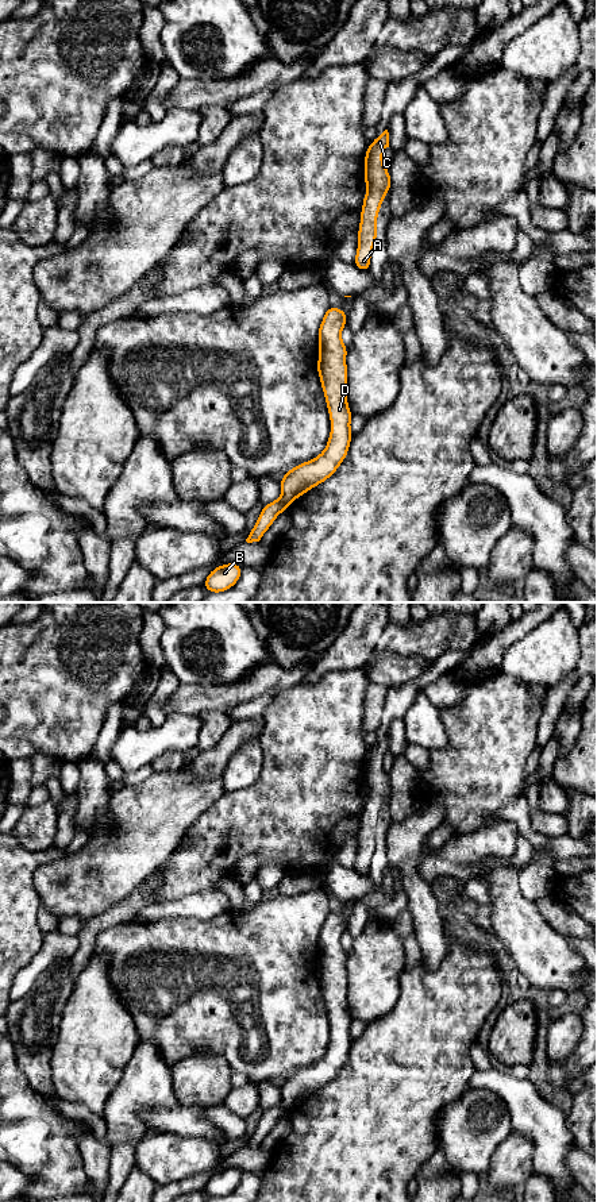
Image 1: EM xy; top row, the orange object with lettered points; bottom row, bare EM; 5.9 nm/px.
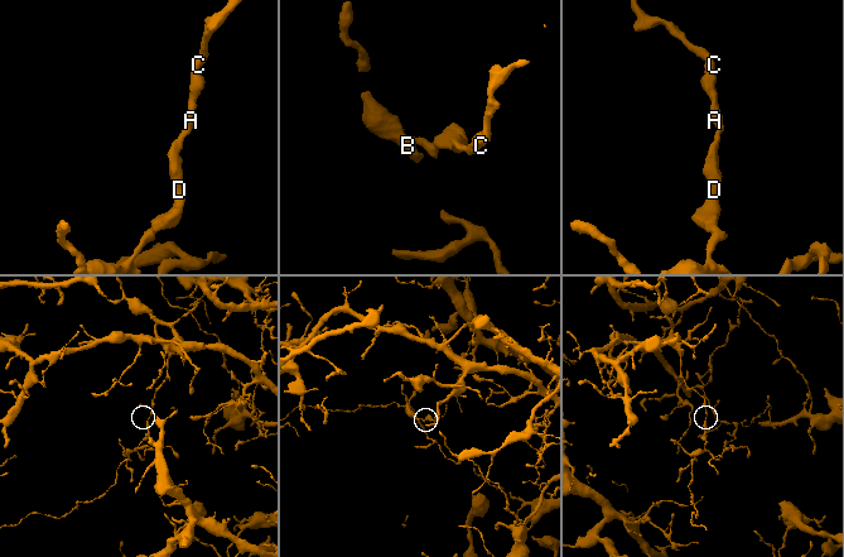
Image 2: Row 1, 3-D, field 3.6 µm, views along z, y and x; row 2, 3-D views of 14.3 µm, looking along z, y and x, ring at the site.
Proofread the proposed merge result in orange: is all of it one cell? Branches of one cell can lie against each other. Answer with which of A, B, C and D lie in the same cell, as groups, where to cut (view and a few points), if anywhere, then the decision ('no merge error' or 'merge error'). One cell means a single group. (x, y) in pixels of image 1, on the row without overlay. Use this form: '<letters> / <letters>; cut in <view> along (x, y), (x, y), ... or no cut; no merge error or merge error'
A C D / B; cut in xy along (281, 1101), (289, 1108); merge error

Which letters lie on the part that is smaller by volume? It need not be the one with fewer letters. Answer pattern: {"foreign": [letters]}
{"foreign": ["B"]}

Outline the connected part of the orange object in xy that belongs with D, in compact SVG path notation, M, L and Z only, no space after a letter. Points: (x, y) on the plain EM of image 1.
M340 913L326 914L320 929L317 978L331 1024L331 1039L324 1056L294 1071L280 1085L282 1102L292 1107L312 1093L328 1085L347 1062L353 1037L350 1035L351 1016L347 1010L347 951L340 937L347 929L346 917Z

